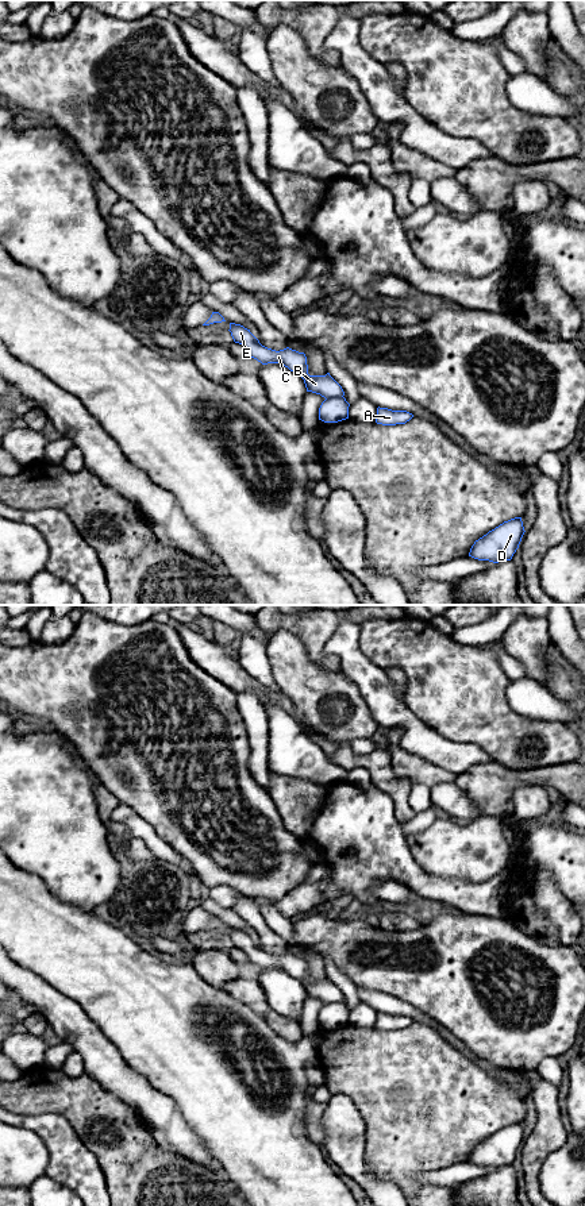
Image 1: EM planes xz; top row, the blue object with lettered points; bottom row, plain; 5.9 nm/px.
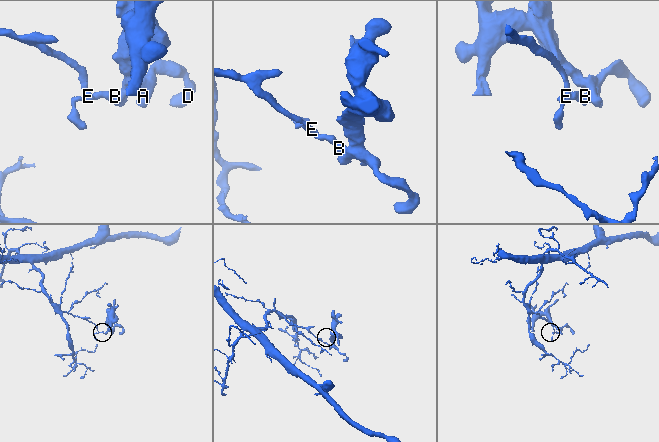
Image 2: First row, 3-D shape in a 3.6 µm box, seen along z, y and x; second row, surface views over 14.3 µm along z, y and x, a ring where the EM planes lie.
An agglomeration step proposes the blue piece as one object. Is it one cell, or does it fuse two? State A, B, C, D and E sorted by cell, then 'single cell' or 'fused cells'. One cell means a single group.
A D / B C E | fused cells

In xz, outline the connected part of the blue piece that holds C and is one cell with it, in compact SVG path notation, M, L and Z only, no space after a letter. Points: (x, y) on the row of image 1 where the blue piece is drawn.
M230 323L231 336L235 343L242 344L249 355L262 365L282 363L290 371L296 373L304 379L307 392L320 394L322 397L343 397L342 386L327 373L326 375L309 375L307 357L289 347L276 351L259 343L259 340L240 324Z

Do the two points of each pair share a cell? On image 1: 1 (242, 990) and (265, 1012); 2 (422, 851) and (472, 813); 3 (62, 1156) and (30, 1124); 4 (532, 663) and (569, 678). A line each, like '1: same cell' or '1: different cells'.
1: same cell
2: different cells
3: same cell
4: different cells

